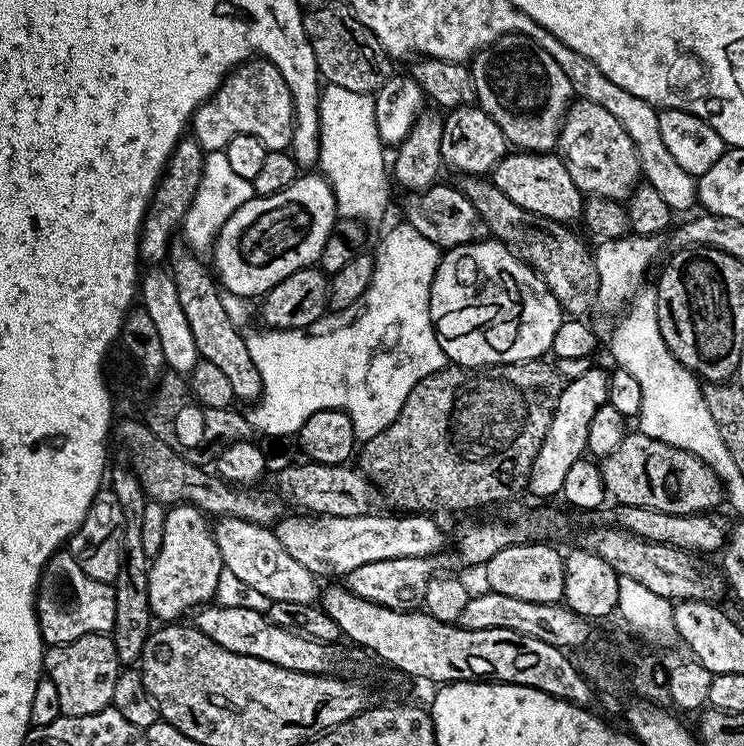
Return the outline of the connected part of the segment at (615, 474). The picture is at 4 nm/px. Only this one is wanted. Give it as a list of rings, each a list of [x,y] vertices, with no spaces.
[[[639,430],[629,431],[624,441],[610,455],[599,461],[600,474],[604,483],[604,491],[612,496],[620,506],[642,506],[646,510],[662,510],[662,514],[671,516],[689,516],[699,512],[710,512],[719,509],[720,499],[725,499],[726,493],[720,479],[714,474],[702,458],[690,454],[681,448],[670,446],[666,442],[658,442],[658,438],[650,438]]]

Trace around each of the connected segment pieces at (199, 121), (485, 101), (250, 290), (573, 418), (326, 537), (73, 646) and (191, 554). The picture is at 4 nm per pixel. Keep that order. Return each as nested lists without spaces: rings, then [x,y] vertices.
[[[253,58],[244,61],[224,77],[220,88],[208,101],[198,106],[190,121],[191,135],[204,147],[205,153],[222,152],[236,136],[253,136],[264,143],[270,152],[283,152],[294,144],[294,121],[297,119],[296,107],[292,105],[290,86],[286,78],[274,66],[271,60]]]
[[[511,32],[494,41],[488,48],[481,48],[470,61],[475,103],[502,129],[502,134],[508,139],[513,149],[521,152],[552,152],[560,142],[560,127],[564,124],[564,115],[568,112],[568,105],[574,99],[572,83],[566,78],[566,70],[550,58],[546,50],[533,37],[519,32]]]
[[[312,174],[297,176],[295,182],[286,186],[286,190],[278,190],[278,194],[253,195],[250,202],[238,206],[226,218],[210,249],[210,257],[215,279],[227,295],[263,297],[282,278],[290,278],[294,270],[311,268],[319,261],[338,213],[334,190],[327,180],[320,174],[308,175]]]
[[[593,366],[582,377],[565,383],[551,418],[551,426],[539,447],[534,466],[531,467],[529,493],[548,498],[554,495],[557,497],[563,491],[567,471],[587,453],[590,421],[594,418],[595,411],[608,401],[608,377],[606,370],[604,372],[600,366]]]
[[[382,512],[356,517],[336,517],[330,515],[298,514],[302,516],[285,515],[273,527],[273,532],[283,548],[296,562],[310,570],[313,576],[340,576],[346,578],[350,571],[366,565],[367,562],[385,561],[386,558],[400,557],[431,557],[444,544],[444,534],[435,520],[424,512],[395,514],[384,516]]]
[[[91,632],[74,642],[51,645],[44,653],[43,675],[58,689],[61,716],[98,714],[109,707],[114,698],[114,685],[122,671],[118,650],[114,650],[111,635]]]
[[[192,504],[171,505],[166,514],[162,550],[151,557],[148,570],[153,617],[160,622],[176,622],[184,618],[188,611],[191,613],[207,605],[215,597],[220,575],[225,570],[209,517]]]

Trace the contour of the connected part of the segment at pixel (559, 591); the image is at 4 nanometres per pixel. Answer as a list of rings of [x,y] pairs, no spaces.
[[[548,542],[511,544],[498,550],[494,558],[482,565],[482,572],[488,579],[487,587],[498,594],[507,594],[509,598],[522,598],[522,602],[561,603],[566,586],[564,556],[558,549],[544,543]]]

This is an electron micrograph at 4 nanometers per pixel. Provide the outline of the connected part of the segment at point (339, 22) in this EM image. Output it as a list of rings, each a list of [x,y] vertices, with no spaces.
[[[328,4],[325,8],[314,9],[313,12],[305,11],[304,29],[306,38],[310,42],[310,50],[314,50],[314,62],[318,62],[320,75],[328,84],[342,86],[346,90],[375,94],[385,82],[393,77],[394,61],[392,57],[386,54],[382,42],[378,42],[376,35],[370,30],[366,30],[366,26],[362,26],[362,22],[358,22],[347,7],[335,8],[334,5]]]

